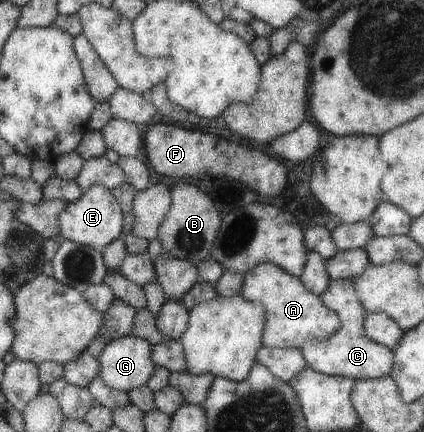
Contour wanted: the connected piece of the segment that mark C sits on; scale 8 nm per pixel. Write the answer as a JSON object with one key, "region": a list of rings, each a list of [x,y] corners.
{"region":[[[347,279],[332,280],[331,286],[323,292],[321,298],[333,312],[340,316],[342,326],[337,334],[331,335],[328,339],[305,342],[300,351],[307,366],[329,376],[344,376],[355,381],[389,376],[395,364],[395,352],[366,335],[364,324],[368,312],[361,304],[352,281]]]}

